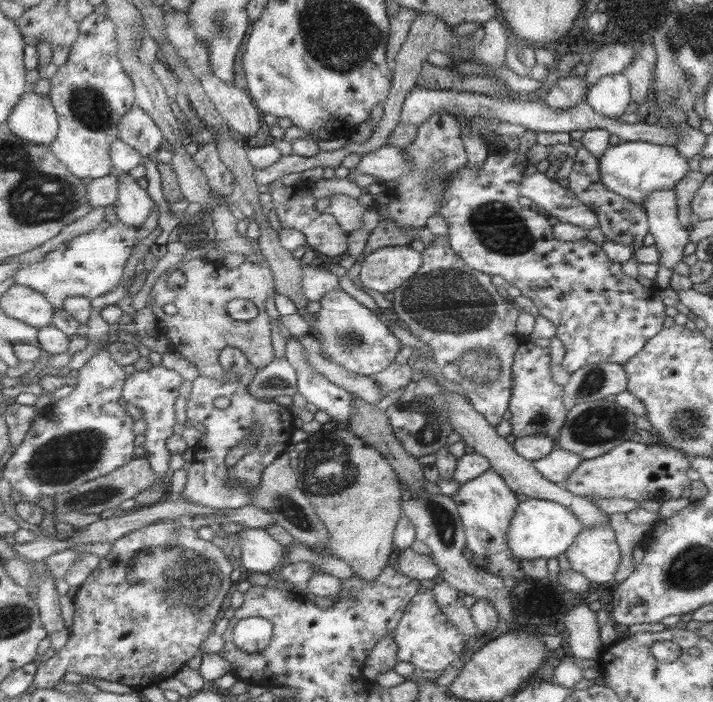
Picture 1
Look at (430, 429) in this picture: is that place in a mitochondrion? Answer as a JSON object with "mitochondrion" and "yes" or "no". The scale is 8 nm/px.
{"mitochondrion":"yes"}

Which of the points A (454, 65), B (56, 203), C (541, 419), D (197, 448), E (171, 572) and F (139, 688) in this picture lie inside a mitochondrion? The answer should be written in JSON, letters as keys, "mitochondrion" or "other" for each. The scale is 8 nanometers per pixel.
{"A":"other","B":"mitochondrion","C":"mitochondrion","D":"other","E":"mitochondrion","F":"other"}

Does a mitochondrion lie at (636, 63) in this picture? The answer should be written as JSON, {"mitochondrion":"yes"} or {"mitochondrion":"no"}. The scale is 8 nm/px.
{"mitochondrion":"no"}

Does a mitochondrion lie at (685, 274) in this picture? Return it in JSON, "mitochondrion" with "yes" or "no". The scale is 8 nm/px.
{"mitochondrion":"no"}

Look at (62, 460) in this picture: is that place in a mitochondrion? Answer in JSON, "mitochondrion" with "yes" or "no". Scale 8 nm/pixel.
{"mitochondrion":"yes"}

